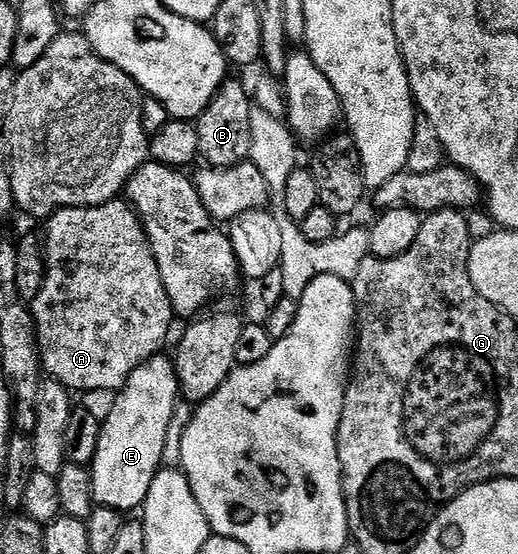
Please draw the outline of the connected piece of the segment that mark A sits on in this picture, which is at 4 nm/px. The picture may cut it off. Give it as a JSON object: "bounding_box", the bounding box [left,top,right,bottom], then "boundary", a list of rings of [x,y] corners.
{"bounding_box":[32,199,176,393],"boundary":[[[115,199],[105,201],[102,205],[57,210],[50,214],[45,225],[44,260],[46,262],[46,275],[42,278],[41,291],[32,303],[34,331],[38,342],[41,368],[47,378],[60,382],[67,391],[83,389],[86,393],[98,393],[101,389],[118,389],[122,384],[125,386],[138,367],[163,352],[162,344],[165,343],[166,336],[170,333],[170,324],[176,321],[175,311],[170,306],[170,300],[164,291],[161,279],[158,278],[158,268],[154,262],[154,256],[150,253],[150,246],[146,243],[146,235],[140,218],[125,200]]]}

